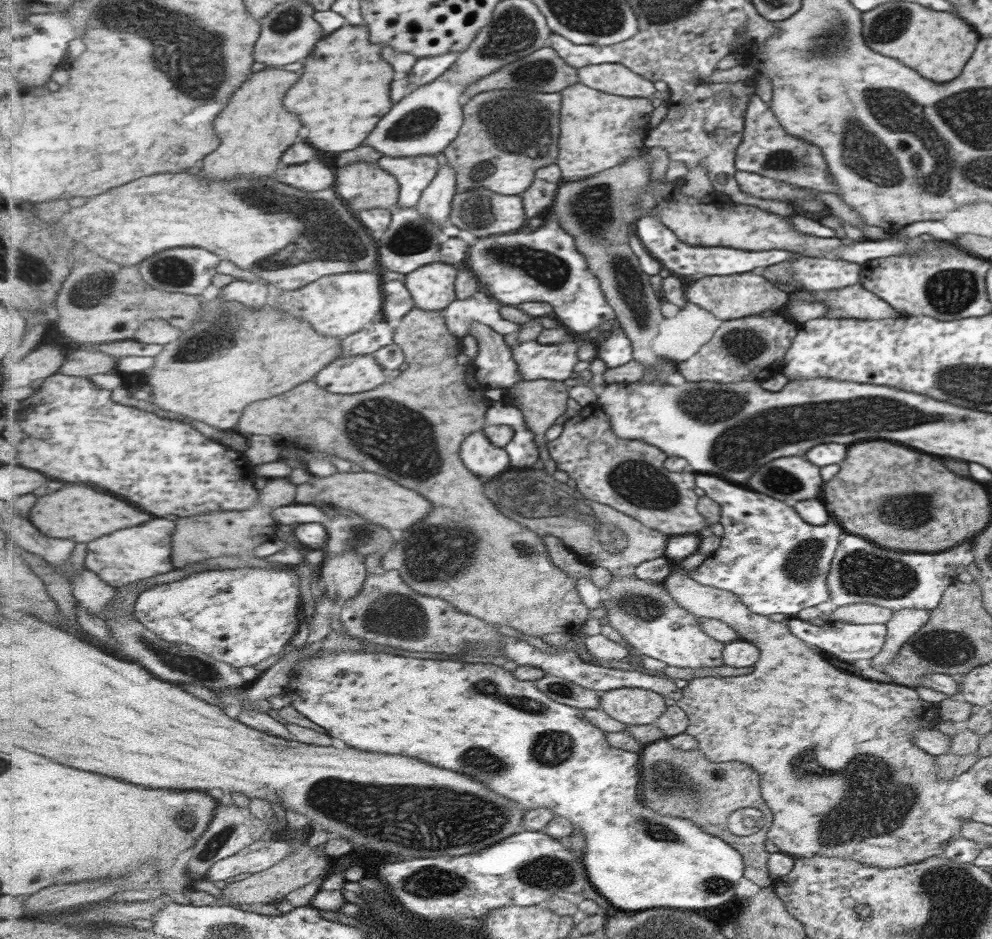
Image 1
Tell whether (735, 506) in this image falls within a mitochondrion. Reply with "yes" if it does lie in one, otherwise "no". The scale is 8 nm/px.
no

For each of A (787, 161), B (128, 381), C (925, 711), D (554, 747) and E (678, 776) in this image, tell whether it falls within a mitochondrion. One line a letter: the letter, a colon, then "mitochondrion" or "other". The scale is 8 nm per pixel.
A: mitochondrion
B: other
C: other
D: mitochondrion
E: mitochondrion

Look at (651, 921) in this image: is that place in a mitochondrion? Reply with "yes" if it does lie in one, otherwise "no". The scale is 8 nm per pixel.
yes

